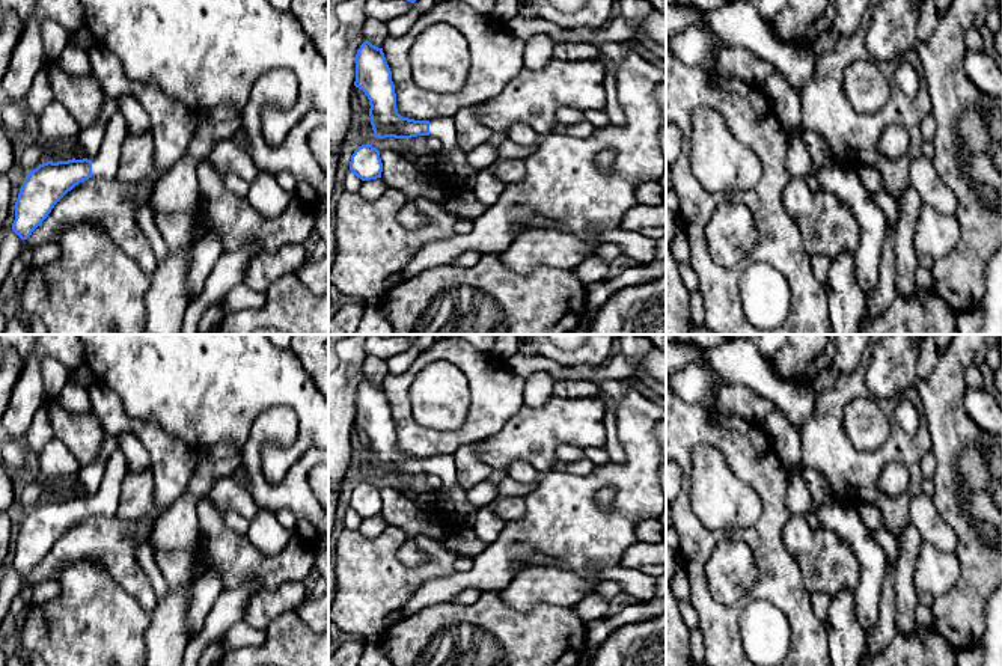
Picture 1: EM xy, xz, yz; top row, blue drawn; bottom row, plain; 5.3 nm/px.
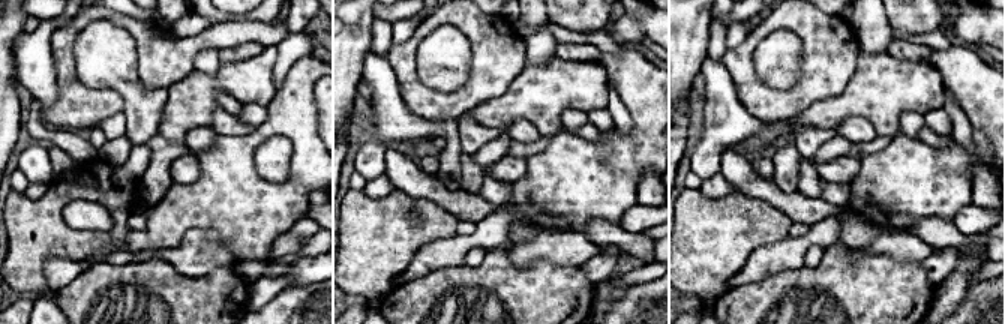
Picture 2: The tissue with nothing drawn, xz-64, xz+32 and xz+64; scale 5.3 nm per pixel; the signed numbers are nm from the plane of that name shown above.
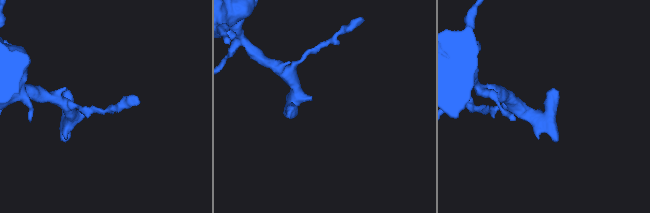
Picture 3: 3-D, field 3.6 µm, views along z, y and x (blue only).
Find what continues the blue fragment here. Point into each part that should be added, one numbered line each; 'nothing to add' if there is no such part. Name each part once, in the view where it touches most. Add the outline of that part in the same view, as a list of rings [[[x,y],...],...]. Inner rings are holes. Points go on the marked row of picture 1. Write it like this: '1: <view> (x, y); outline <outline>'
1: xy (106, 164); outline [[[116,112],[108,119],[102,146],[92,160],[93,178],[116,179],[121,163],[121,148],[128,136],[128,124],[124,115]]]

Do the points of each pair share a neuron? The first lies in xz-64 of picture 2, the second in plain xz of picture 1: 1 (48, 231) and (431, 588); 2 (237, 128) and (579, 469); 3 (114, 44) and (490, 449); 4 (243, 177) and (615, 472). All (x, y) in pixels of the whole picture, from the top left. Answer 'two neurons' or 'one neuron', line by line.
1: two neurons
2: one neuron
3: two neurons
4: one neuron

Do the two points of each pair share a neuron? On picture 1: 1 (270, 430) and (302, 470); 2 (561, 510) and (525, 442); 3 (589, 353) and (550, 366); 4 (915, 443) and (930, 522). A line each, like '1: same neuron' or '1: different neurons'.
1: same neuron
2: different neurons
3: different neurons
4: different neurons

